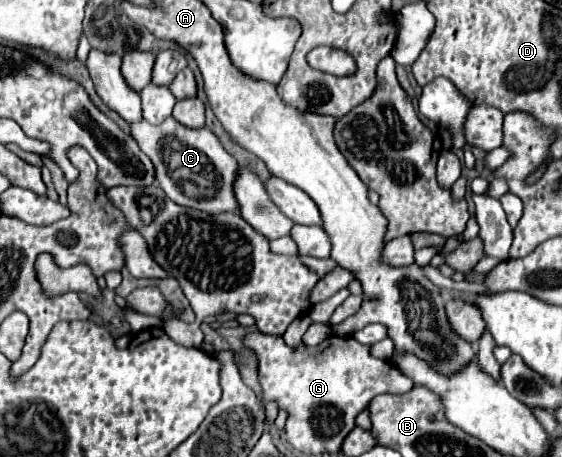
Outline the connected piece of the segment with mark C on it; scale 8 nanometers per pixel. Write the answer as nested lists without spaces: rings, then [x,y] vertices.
[[[168,116],[162,124],[150,124],[146,120],[134,122],[134,124],[130,124],[130,134],[134,136],[134,140],[142,148],[142,152],[148,154],[150,160],[154,162],[156,176],[158,176],[158,186],[166,192],[166,196],[170,196],[170,200],[174,200],[180,206],[196,208],[196,210],[210,212],[210,214],[236,212],[238,206],[236,206],[236,200],[234,200],[232,182],[234,182],[234,176],[236,176],[238,164],[224,150],[218,136],[210,128],[206,128],[206,126],[204,128],[188,128],[184,124],[178,124],[178,120],[174,120],[172,116]]]

